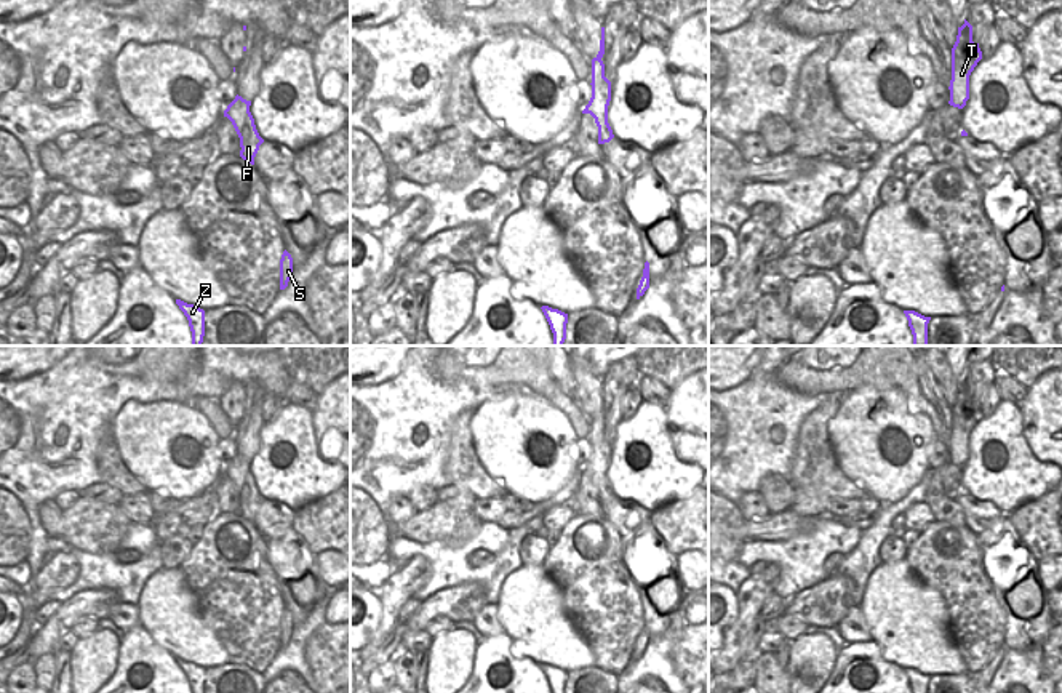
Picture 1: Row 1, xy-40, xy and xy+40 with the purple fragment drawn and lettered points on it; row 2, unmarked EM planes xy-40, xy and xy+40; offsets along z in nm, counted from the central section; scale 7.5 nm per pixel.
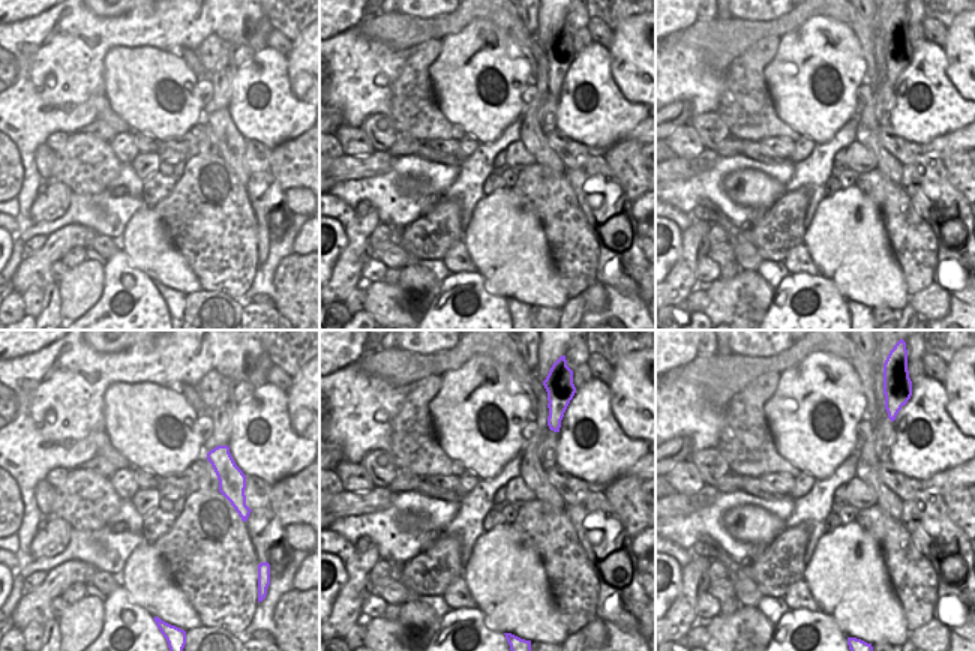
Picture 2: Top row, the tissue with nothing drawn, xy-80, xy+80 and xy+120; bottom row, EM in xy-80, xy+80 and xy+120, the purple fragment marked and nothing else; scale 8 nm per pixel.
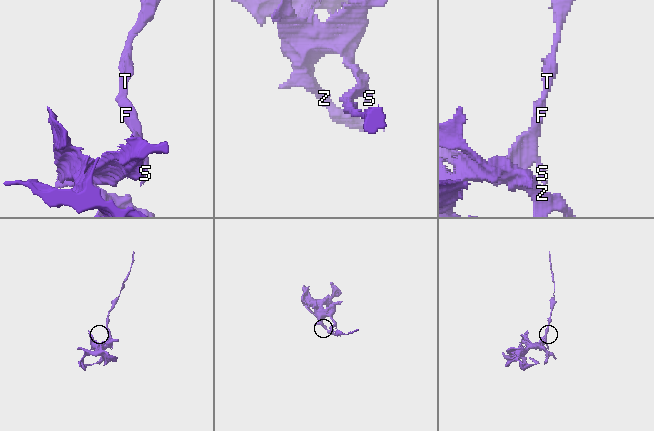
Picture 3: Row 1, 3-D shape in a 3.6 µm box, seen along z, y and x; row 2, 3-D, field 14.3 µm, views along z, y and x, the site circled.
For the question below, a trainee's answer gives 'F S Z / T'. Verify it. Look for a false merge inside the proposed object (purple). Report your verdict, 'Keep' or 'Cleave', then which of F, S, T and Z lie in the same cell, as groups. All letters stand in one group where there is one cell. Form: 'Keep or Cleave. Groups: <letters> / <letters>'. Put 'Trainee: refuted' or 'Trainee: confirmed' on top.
Trainee: confirmed
Cleave. Groups: F S Z / T.

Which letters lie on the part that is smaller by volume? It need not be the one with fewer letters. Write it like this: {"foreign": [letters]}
{"foreign": ["T"]}

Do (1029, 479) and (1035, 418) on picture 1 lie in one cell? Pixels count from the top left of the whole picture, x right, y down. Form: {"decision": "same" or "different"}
{"decision": "different"}

